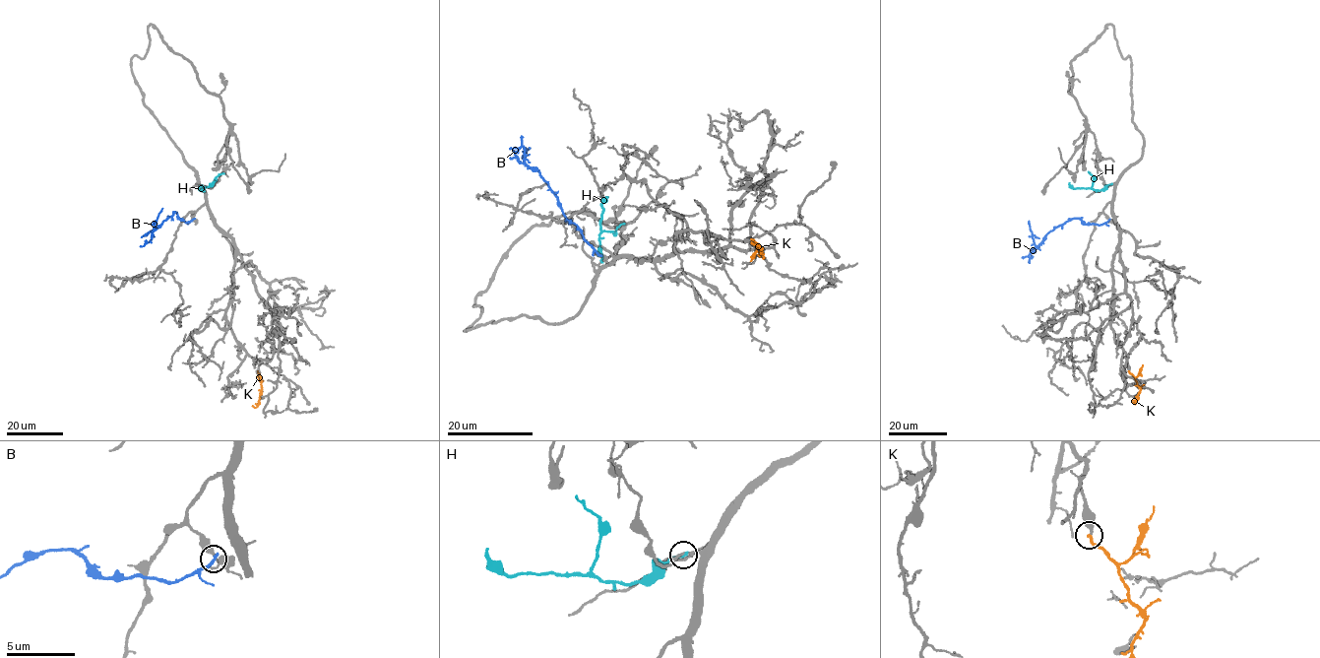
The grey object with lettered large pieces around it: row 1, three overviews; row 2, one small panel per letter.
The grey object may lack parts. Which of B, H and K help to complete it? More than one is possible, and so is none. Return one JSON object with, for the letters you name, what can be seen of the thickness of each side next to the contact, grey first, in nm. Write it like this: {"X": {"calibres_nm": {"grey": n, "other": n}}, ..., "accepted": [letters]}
{"accepted": []}

